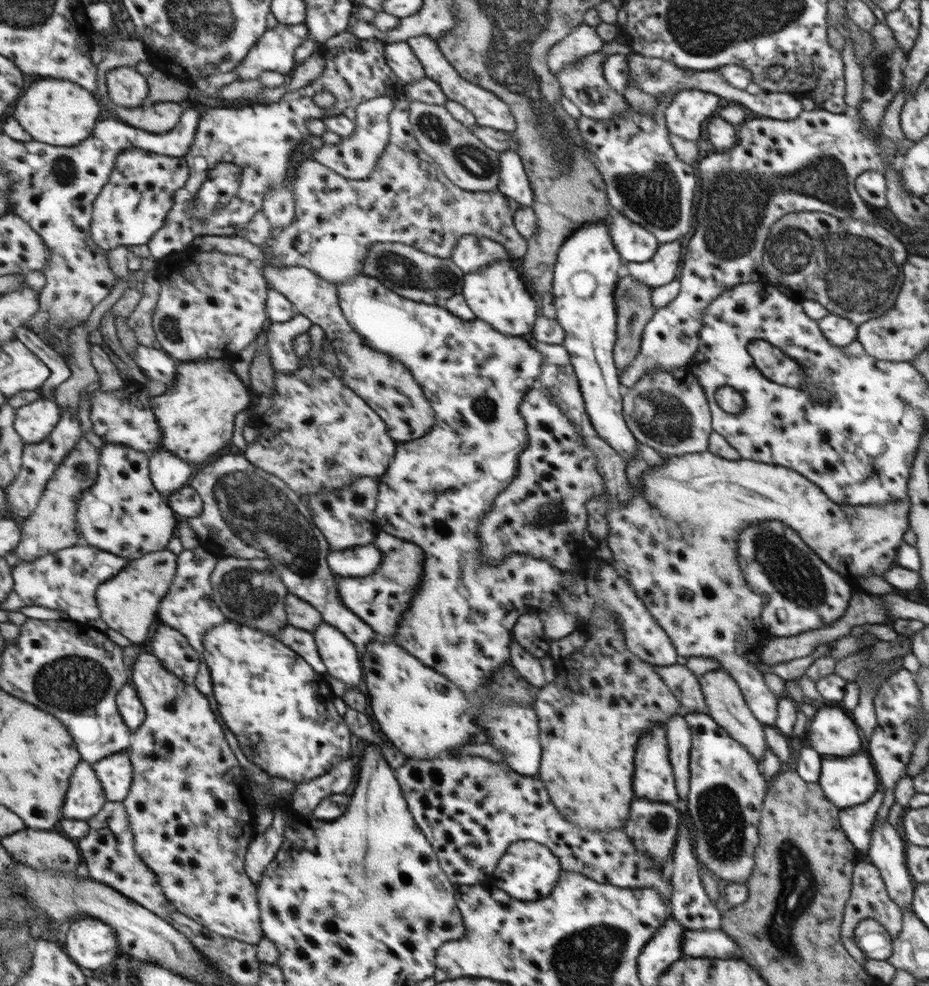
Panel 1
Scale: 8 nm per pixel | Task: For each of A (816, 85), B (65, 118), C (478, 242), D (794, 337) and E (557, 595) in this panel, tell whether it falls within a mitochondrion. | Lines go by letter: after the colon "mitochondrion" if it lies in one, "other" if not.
A: other
B: other
C: other
D: other
E: other

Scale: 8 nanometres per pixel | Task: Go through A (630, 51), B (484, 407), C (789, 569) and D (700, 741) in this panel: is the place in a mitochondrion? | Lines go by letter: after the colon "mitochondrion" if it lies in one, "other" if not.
A: other
B: mitochondrion
C: mitochondrion
D: other

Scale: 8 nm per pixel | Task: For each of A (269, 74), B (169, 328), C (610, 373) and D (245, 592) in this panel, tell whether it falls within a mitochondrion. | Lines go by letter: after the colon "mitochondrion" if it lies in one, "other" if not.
A: other
B: mitochondrion
C: other
D: mitochondrion

